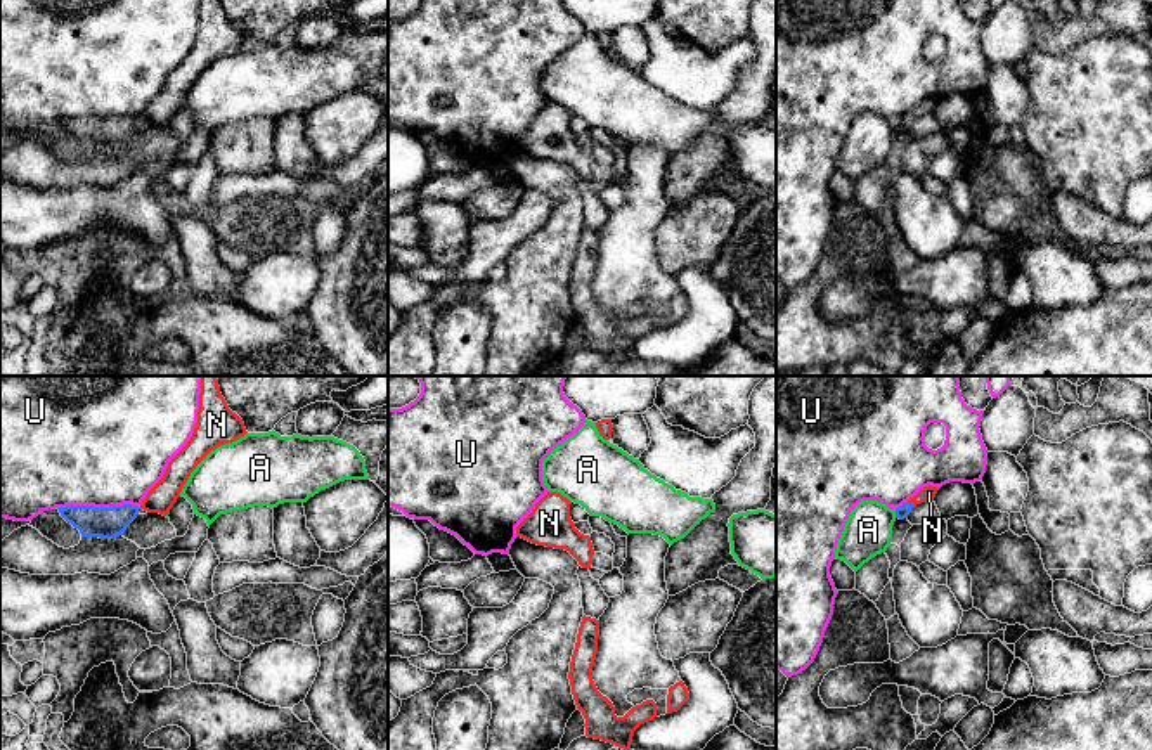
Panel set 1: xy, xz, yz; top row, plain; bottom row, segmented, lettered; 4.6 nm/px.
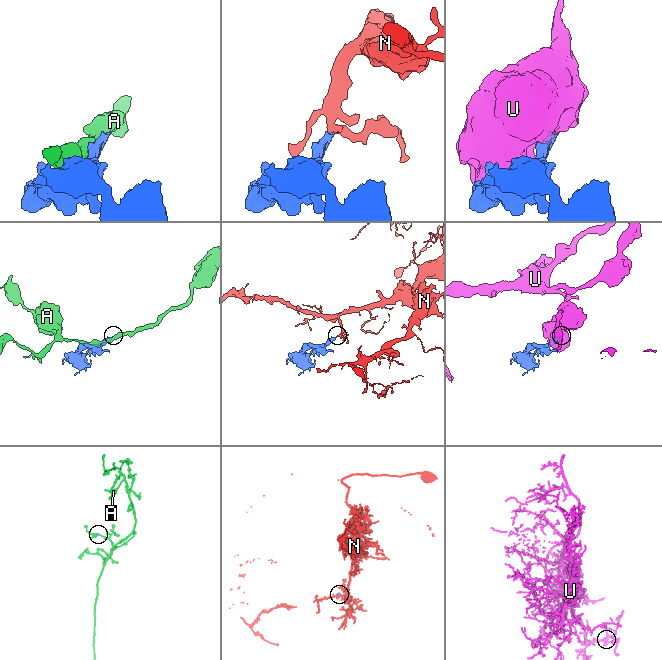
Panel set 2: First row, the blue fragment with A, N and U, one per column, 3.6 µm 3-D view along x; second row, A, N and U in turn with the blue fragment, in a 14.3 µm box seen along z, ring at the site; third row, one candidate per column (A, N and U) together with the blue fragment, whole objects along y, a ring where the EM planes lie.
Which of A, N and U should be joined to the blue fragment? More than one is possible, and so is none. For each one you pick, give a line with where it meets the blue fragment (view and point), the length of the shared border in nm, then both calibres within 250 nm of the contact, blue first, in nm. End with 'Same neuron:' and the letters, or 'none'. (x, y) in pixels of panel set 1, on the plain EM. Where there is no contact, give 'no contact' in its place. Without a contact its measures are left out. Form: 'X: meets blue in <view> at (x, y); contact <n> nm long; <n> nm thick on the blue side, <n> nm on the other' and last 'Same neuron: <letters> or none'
N: meets blue in yz at (912, 116); contact 40 nm long; 60 nm thick on the blue side, 70 nm on the other
Same neuron: N

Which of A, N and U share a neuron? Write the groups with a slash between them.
A / N / U

